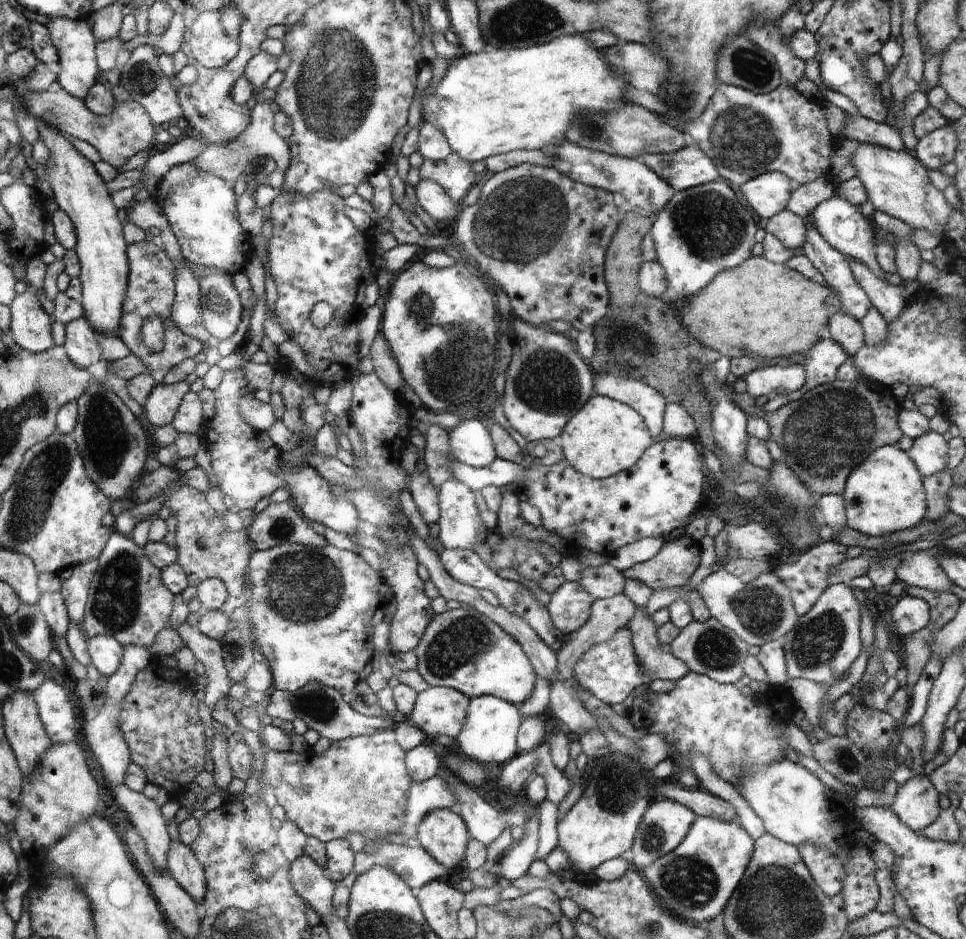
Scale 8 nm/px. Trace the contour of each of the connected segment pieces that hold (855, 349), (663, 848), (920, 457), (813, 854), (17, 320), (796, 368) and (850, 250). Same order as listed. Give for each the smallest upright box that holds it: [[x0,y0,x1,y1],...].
[[828,311,866,358],[631,799,695,870],[907,431,950,478],[798,843,845,898],[11,291,56,353],[744,364,805,397],[812,195,886,281]]

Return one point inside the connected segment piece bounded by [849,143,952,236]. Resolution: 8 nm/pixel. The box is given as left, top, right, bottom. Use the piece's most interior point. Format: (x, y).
(895, 182)

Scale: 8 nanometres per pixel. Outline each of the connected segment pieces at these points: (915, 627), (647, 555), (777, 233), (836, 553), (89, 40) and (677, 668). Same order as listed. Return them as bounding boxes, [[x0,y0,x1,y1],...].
[[888,594,930,637],[607,537,664,573],[764,210,807,249],[773,540,847,615],[48,18,100,102],[627,608,691,683]]

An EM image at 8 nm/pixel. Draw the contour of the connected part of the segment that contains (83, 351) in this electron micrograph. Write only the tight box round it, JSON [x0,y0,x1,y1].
[67,317,102,369]

